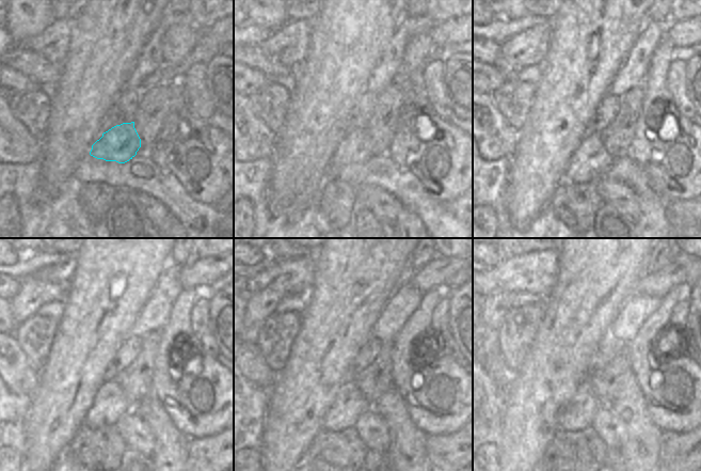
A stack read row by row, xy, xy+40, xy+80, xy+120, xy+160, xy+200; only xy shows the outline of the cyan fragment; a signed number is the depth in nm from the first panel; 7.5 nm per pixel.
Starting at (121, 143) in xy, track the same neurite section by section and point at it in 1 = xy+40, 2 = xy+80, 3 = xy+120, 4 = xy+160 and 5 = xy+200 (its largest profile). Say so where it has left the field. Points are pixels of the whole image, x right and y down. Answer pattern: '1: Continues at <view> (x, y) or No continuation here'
1: Continues at xy+40 (355, 147)
2: Continues at xy+80 (590, 160)
3: Continues at xy+120 (110, 404)
4: Continues at xy+160 (349, 404)
5: Continues at xy+200 (579, 412).

